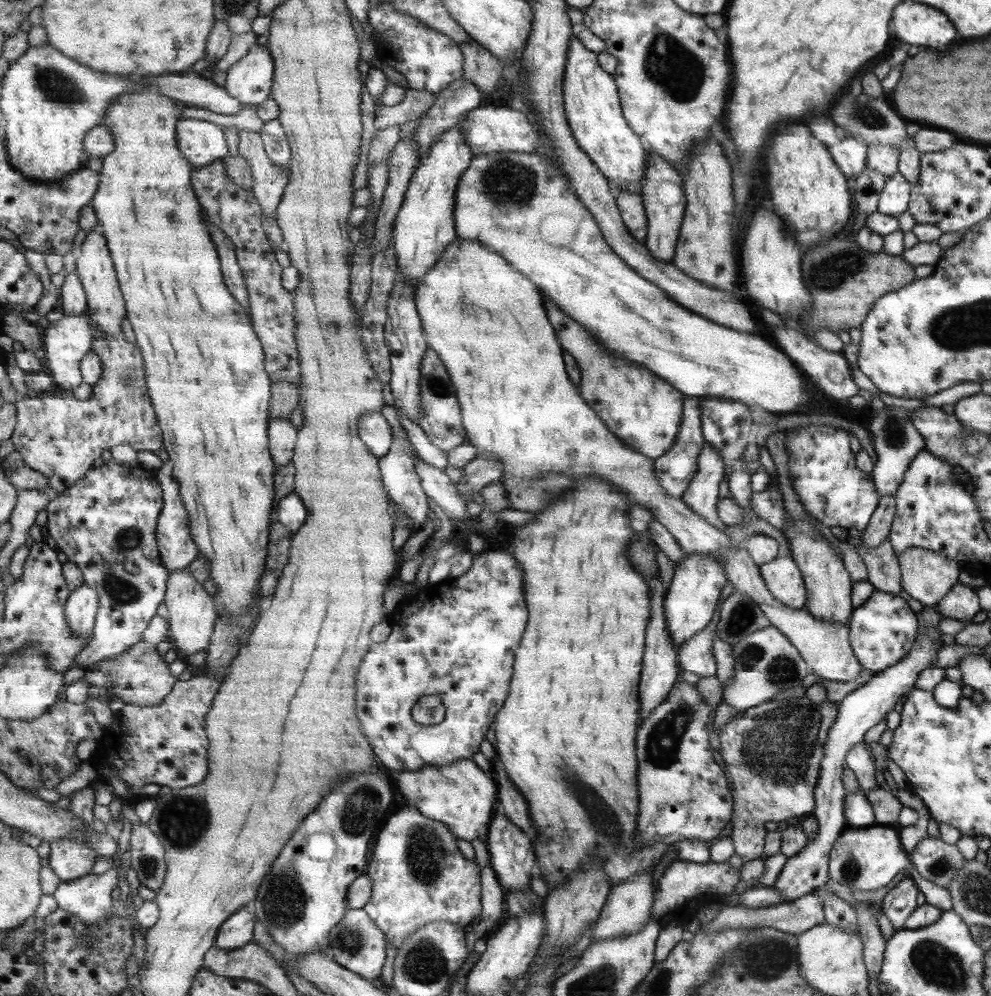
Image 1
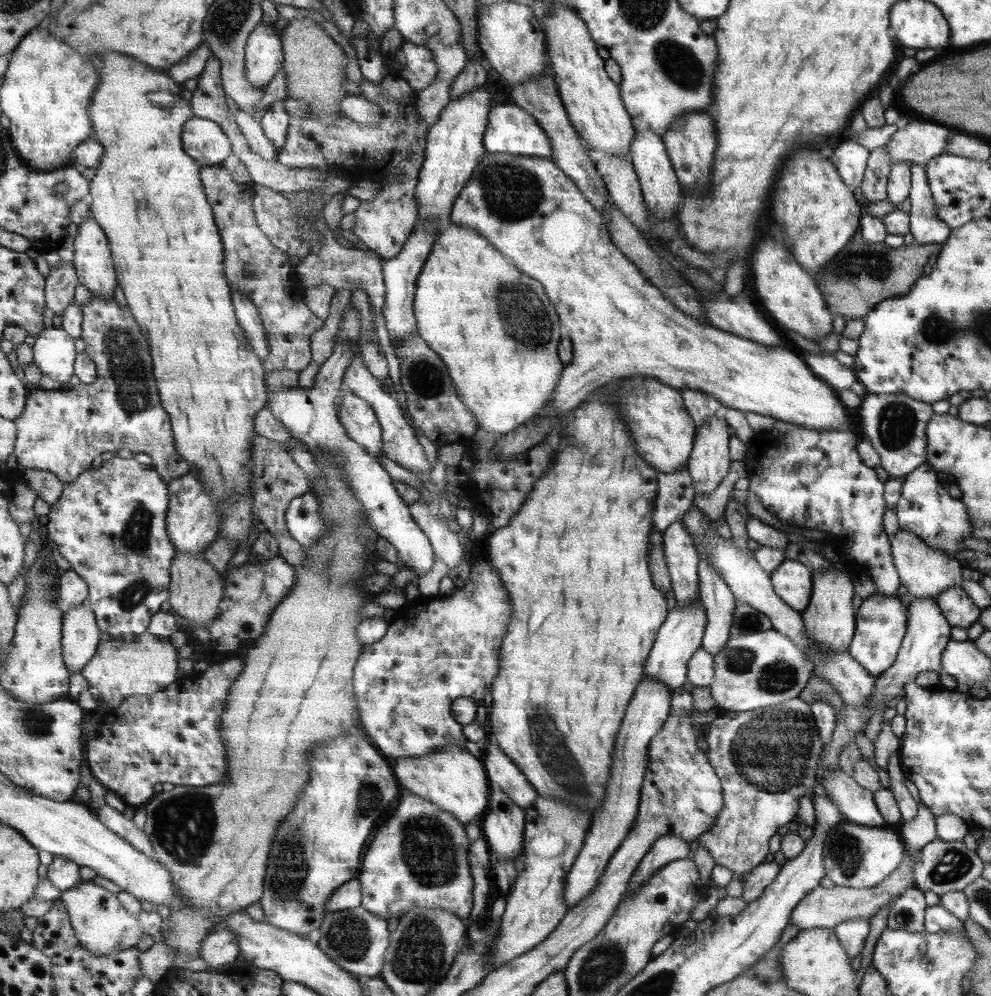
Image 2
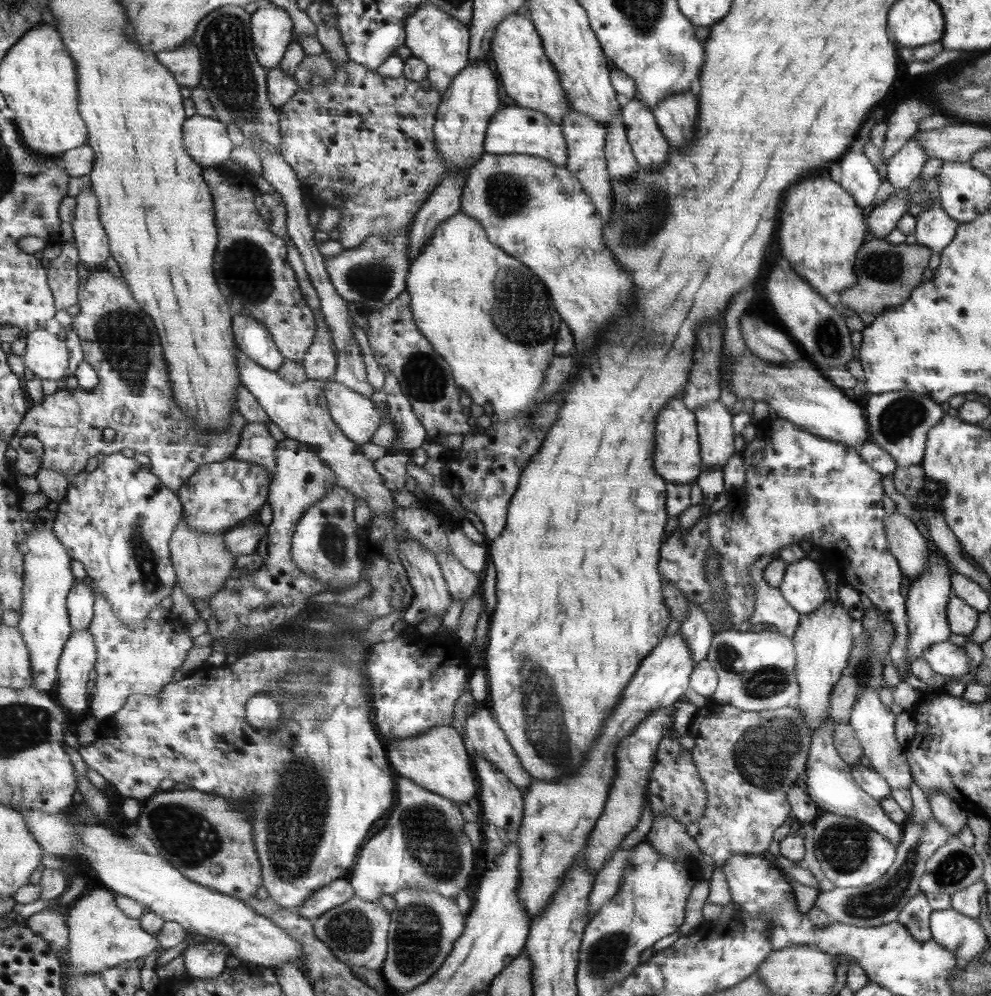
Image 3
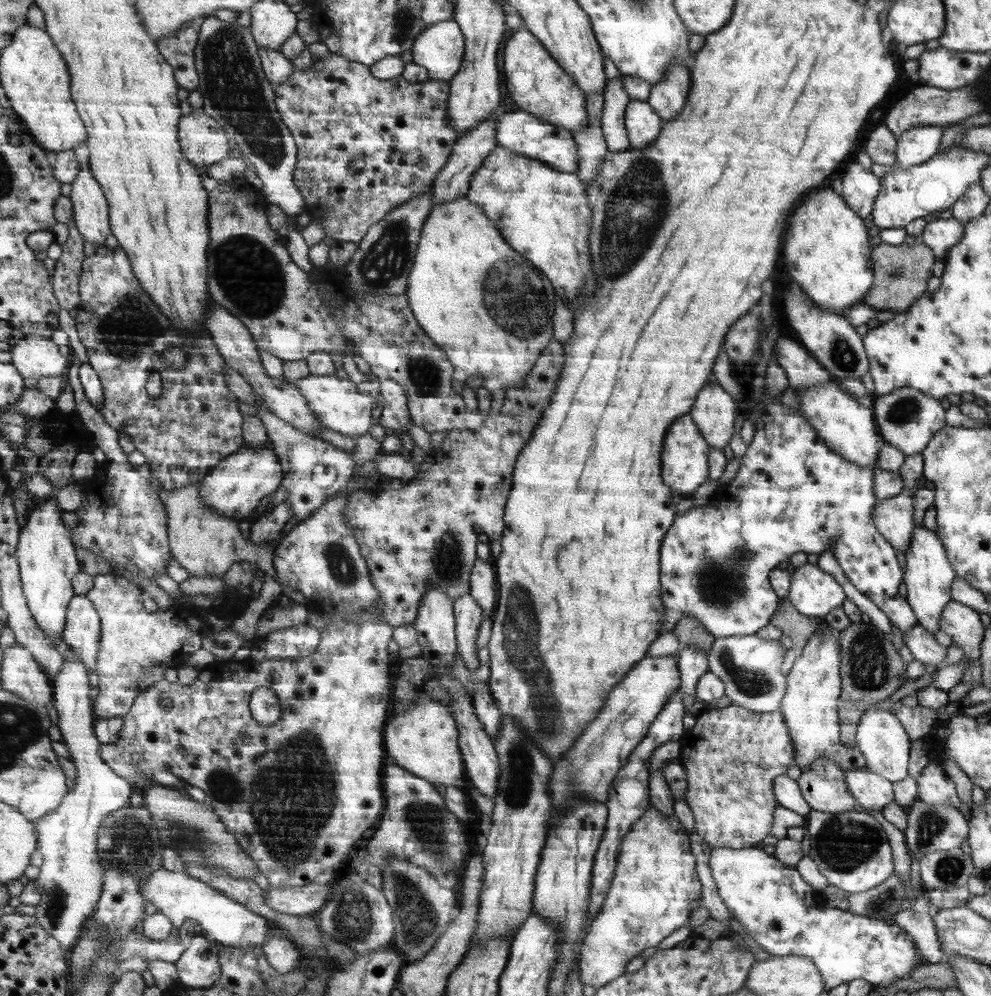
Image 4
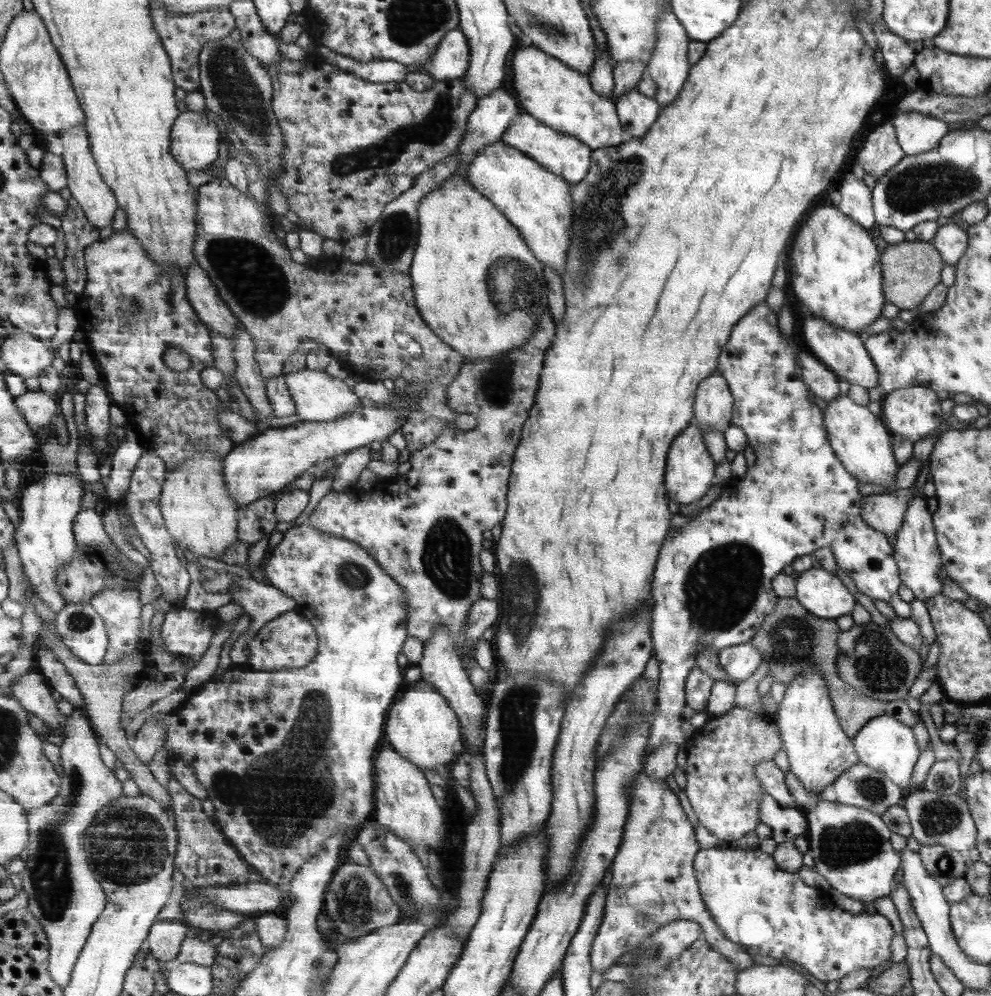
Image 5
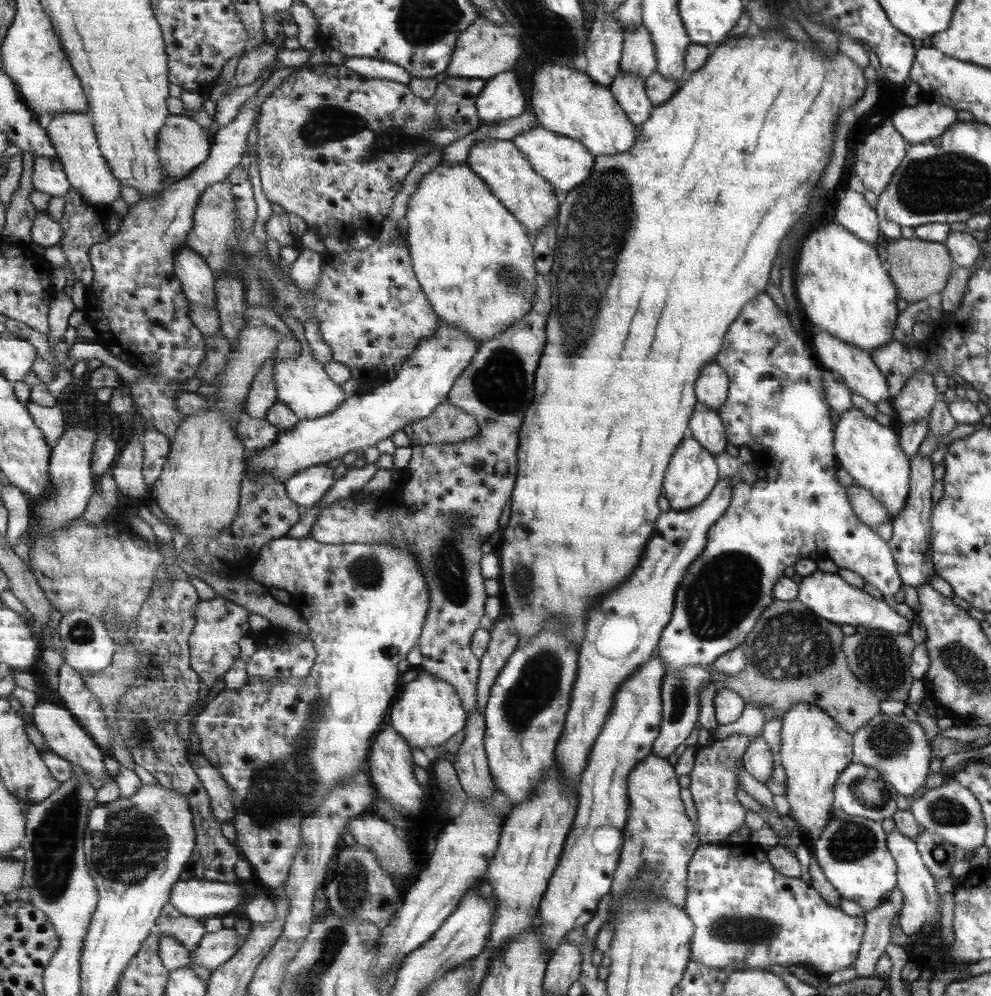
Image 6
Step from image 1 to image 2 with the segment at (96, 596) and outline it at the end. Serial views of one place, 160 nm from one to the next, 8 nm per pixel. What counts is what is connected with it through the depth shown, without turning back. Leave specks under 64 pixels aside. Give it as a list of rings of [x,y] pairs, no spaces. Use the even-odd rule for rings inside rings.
[[[88,603],[64,611],[63,652],[72,674],[80,673],[97,654],[100,639],[96,614]]]

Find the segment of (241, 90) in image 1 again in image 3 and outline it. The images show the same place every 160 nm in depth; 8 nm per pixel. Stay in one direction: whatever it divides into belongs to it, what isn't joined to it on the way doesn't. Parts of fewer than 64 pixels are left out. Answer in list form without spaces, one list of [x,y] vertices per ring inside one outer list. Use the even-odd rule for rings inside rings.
[[[270,2],[252,13],[252,37],[259,64],[268,71],[278,68],[295,38],[293,20]]]

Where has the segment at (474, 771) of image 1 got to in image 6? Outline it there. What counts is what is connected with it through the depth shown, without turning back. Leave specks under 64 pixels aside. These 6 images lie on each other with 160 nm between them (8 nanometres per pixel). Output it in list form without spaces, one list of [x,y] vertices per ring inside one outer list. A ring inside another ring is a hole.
[[[422,670],[417,680],[403,686],[403,693],[399,695],[390,712],[389,725],[410,744],[411,748],[419,748],[430,754],[430,748],[449,742],[457,732],[466,728],[467,722],[467,711],[456,688],[439,676]]]

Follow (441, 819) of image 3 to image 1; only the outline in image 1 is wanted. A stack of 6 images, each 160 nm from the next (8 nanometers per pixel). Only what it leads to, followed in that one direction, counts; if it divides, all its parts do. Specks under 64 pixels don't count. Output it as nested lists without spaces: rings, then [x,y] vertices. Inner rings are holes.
[[[410,804],[392,813],[380,829],[367,872],[373,879],[373,895],[362,909],[369,913],[397,952],[409,936],[430,922],[449,920],[465,928],[481,916],[481,870],[475,861],[471,862],[461,854],[457,840],[447,825],[431,820]]]

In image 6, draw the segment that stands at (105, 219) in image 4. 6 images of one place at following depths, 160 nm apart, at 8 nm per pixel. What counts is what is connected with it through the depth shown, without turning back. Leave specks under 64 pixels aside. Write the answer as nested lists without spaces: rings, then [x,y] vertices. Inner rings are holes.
[[[56,114],[46,128],[57,149],[57,158],[63,163],[72,188],[82,192],[89,200],[107,209],[121,196],[122,182],[112,173],[108,160],[105,160],[99,145],[91,114]]]

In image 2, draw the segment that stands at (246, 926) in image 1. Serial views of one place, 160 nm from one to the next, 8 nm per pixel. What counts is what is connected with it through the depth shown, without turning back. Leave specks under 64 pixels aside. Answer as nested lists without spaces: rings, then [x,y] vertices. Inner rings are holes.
[[[229,929],[212,930],[212,933],[202,942],[201,958],[207,960],[211,971],[217,966],[235,963],[240,958],[240,942],[237,935]]]

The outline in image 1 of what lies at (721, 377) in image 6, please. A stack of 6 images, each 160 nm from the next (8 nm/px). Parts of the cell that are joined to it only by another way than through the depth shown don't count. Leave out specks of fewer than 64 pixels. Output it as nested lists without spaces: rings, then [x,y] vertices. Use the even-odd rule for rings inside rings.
[[[704,443],[698,456],[697,472],[681,500],[707,524],[724,531],[728,526],[721,522],[716,513],[718,486],[724,480],[724,464],[715,448]]]

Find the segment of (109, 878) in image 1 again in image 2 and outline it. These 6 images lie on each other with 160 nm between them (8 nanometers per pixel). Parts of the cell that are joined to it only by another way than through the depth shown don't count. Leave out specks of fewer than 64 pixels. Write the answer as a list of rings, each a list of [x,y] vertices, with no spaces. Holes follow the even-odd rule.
[[[47,876],[39,883],[33,900],[45,900],[45,902],[55,900],[63,903],[68,909],[80,943],[93,953],[93,956],[111,956],[113,953],[117,954],[139,944],[144,932],[140,917],[129,914],[129,910],[121,904],[116,894],[109,892],[107,888],[93,884],[92,881],[83,882],[83,880],[76,888],[63,892],[51,881]]]

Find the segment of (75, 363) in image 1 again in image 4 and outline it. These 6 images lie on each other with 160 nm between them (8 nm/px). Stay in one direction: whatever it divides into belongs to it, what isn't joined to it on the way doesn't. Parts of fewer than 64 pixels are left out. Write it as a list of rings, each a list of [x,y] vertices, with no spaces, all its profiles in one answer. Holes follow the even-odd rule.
[[[29,334],[19,339],[13,350],[12,364],[24,378],[66,378],[69,358],[65,358],[59,346],[49,337]]]

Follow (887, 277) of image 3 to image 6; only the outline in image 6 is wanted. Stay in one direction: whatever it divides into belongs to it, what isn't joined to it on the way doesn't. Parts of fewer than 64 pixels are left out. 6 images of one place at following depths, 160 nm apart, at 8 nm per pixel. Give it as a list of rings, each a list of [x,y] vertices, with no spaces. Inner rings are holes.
[[[903,237],[889,244],[886,248],[886,262],[889,264],[889,276],[897,289],[897,298],[905,300],[909,305],[919,302],[919,300],[925,300],[929,294],[941,293],[947,282],[947,274],[951,270],[951,260],[947,256],[947,251],[944,243]]]

